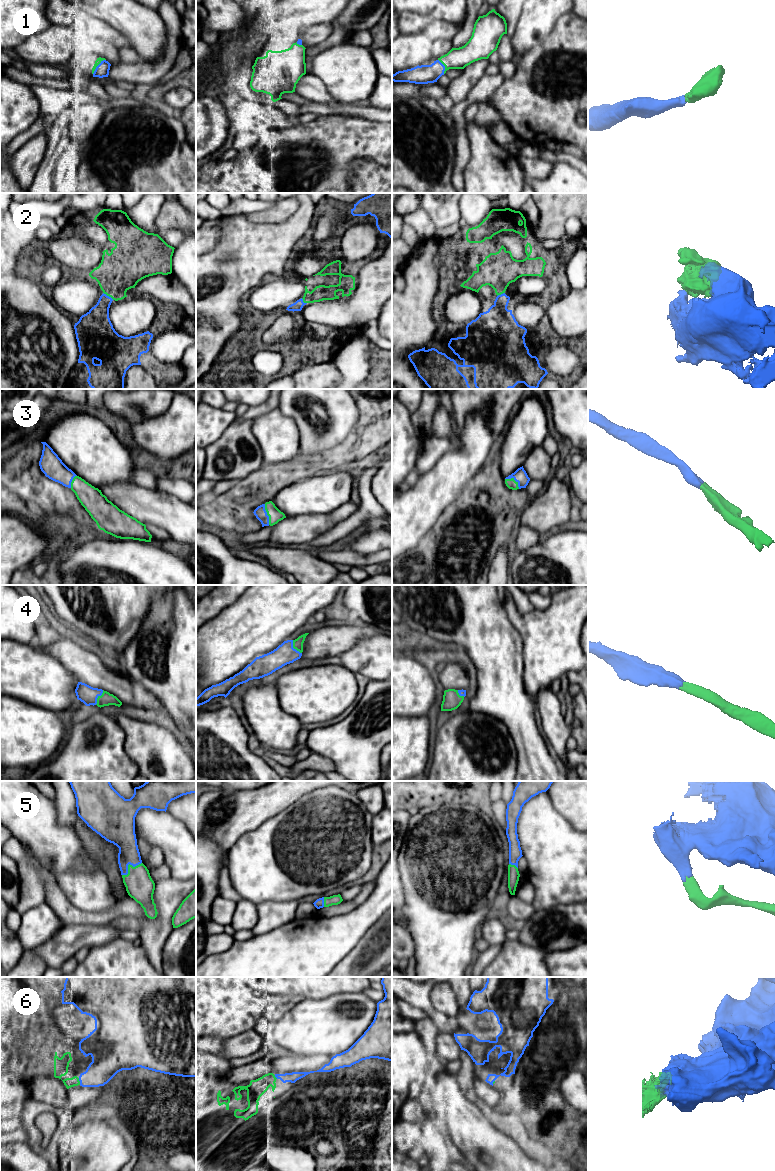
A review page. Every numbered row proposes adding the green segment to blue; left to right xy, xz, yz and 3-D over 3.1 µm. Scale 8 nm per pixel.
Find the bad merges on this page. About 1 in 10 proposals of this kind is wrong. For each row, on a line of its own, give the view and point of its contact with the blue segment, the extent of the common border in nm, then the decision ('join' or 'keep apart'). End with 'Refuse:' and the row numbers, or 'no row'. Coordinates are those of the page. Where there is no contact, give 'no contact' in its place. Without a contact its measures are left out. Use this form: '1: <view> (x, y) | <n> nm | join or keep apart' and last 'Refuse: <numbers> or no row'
1: xy (97, 66) | 160 nm | join
2: xy (108, 296) | 110 nm | join
3: xz (266, 514) | 170 nm | join
4: xy (97, 697) | 140 nm | join
5: xy (128, 864) | 190 nm | join
6: xy (79, 1080) | 60 nm | join
Refuse: no row

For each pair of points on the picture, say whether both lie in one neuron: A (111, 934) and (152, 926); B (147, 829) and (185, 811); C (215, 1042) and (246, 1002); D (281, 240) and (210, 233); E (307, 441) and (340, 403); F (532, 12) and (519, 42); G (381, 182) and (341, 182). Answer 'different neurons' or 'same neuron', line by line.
A: different neurons
B: different neurons
C: different neurons
D: different neurons
E: same neuron
F: same neuron
G: different neurons

